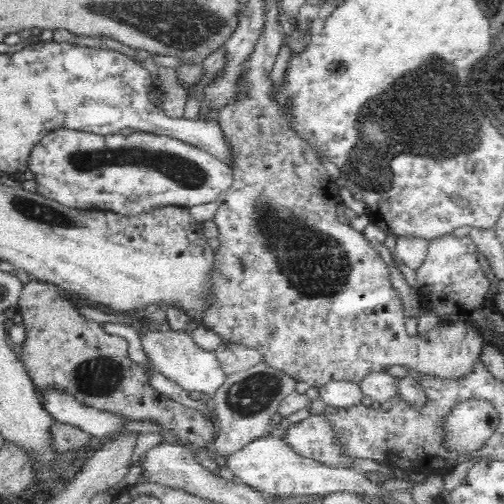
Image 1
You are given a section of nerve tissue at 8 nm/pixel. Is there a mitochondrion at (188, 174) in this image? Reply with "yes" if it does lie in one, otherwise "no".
yes

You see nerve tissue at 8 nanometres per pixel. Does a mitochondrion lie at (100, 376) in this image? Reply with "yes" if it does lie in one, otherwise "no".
yes

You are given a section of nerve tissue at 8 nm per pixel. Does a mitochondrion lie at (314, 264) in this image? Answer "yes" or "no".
yes

